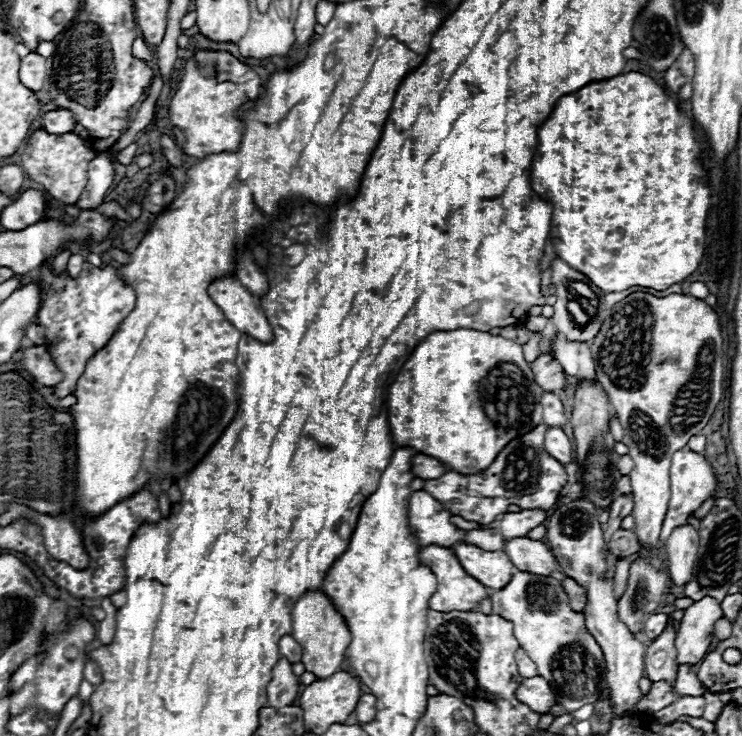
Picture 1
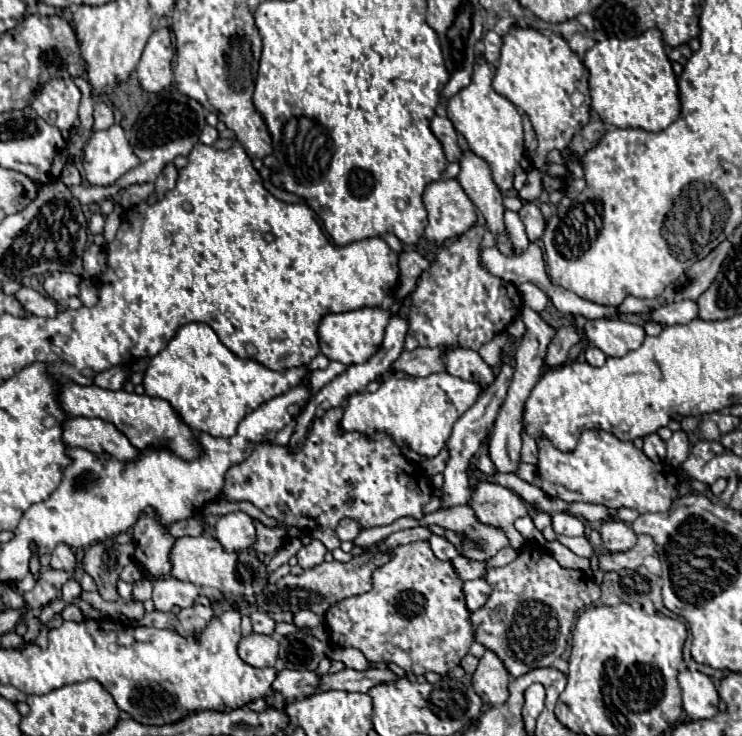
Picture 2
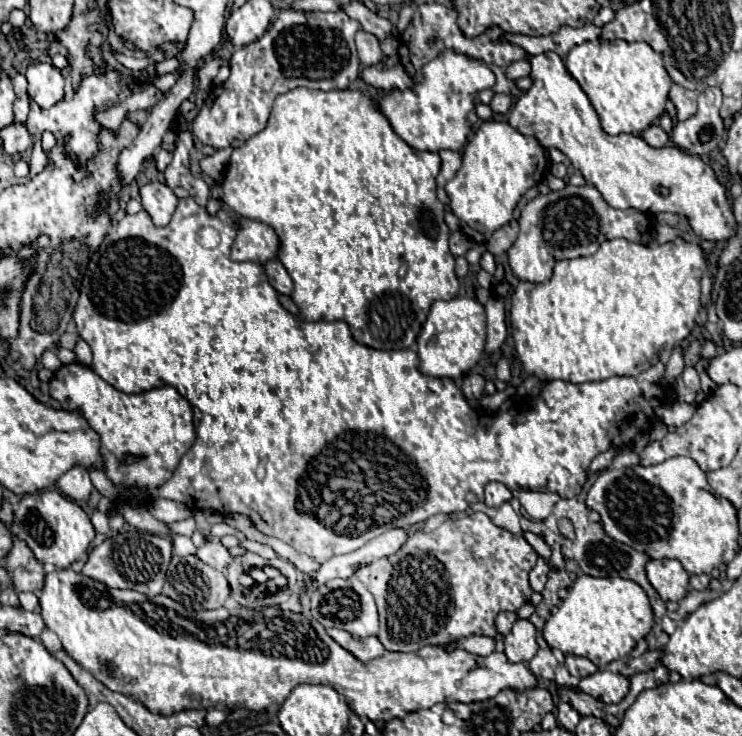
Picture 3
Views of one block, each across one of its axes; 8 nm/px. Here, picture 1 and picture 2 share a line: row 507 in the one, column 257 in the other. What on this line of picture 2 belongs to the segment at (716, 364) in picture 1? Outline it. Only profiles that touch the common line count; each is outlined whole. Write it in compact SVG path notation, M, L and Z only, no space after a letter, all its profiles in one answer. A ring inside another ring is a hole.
M248 634L242 636L240 644L238 644L238 656L254 666L254 668L266 668L266 666L274 666L278 660L279 643L272 636L264 636L264 634Z

